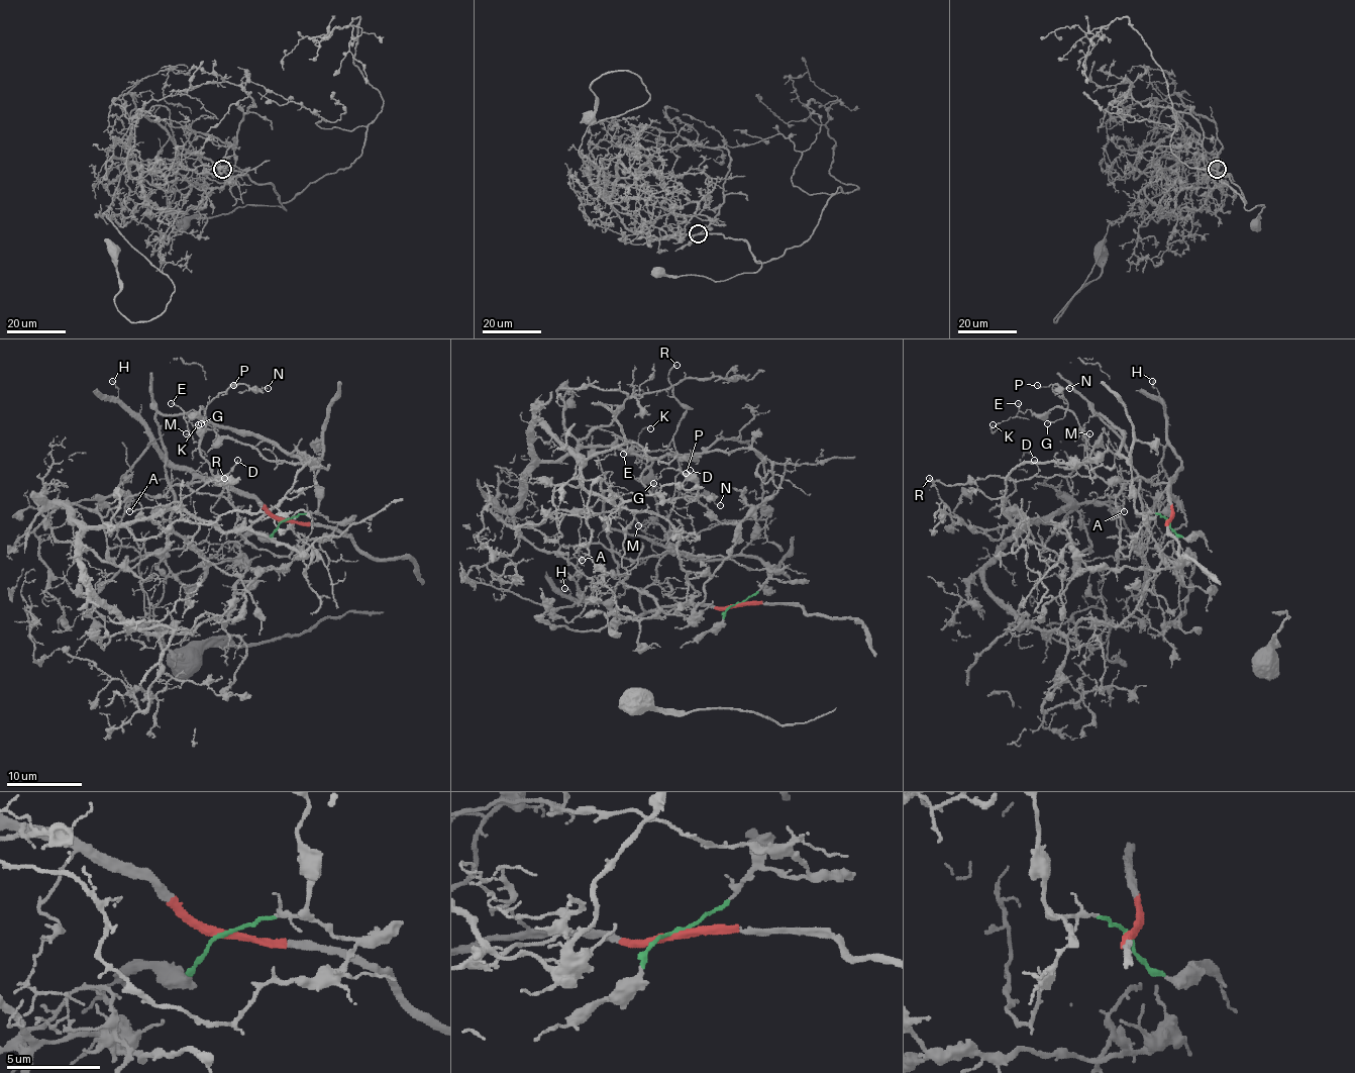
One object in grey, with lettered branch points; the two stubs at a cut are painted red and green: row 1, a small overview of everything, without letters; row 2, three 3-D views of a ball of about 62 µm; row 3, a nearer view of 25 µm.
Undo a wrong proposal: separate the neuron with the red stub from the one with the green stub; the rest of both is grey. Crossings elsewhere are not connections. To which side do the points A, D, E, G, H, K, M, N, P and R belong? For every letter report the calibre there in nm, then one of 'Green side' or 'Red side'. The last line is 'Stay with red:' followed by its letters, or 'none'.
A: Thickness 160 nm. Red side
D: Thickness 110 nm. Red side
E: Thickness 110 nm. Red side
G: Thickness 120 nm. Red side
H: Thickness 130 nm. Red side
K: Thickness 120 nm. Red side
M: Thickness 120 nm. Red side
N: Thickness 120 nm. Red side
P: Thickness 110 nm. Red side
R: Thickness 180 nm. Red side
Stay with red: A, D, E, G, H, K, M, N, P, R

